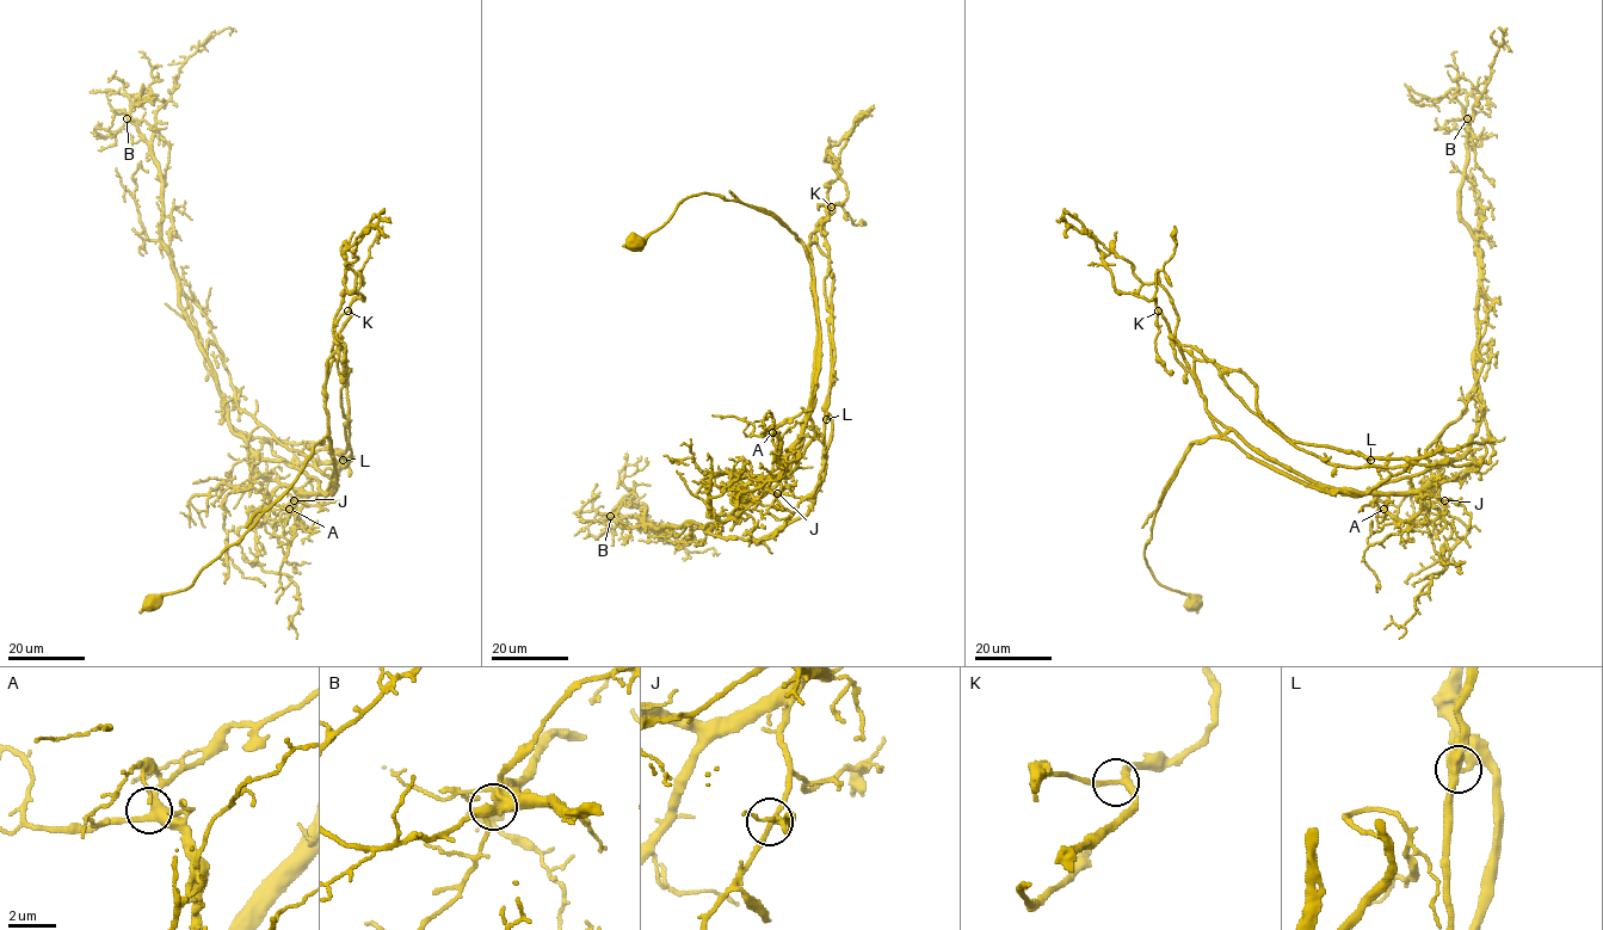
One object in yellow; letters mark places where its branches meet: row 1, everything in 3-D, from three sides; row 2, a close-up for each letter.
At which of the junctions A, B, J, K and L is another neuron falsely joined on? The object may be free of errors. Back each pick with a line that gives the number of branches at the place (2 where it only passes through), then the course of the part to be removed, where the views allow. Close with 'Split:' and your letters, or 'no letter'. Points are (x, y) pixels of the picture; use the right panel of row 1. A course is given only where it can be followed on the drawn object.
L: 2 | (1370, 460), (1292, 442), (1240, 371), (1195, 362), (1219, 422), (1368, 492), (1465, 411), (1492, 303), (1480, 279)
Split: L

